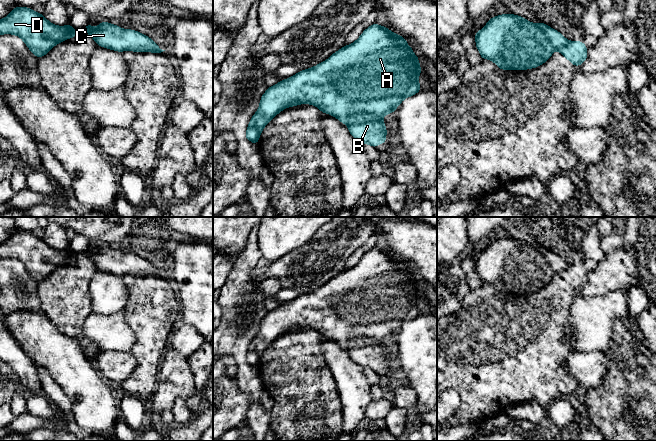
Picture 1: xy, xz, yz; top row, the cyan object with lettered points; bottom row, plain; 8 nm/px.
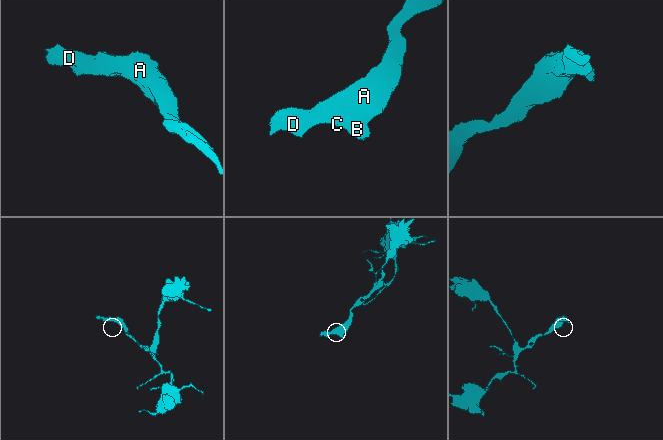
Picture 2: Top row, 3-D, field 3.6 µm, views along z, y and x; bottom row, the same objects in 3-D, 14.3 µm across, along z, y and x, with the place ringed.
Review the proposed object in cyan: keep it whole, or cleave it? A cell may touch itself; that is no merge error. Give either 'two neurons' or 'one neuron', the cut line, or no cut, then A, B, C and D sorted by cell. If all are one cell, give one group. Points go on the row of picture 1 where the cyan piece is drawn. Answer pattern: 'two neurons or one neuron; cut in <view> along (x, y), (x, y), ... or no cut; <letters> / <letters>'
two neurons; cut in xz along (382, 115), (371, 116), (362, 114), (354, 116), (347, 125); A C D / B

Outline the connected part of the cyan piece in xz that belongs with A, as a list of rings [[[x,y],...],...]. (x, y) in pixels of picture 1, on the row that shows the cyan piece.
[[[374,23],[355,42],[339,49],[326,61],[269,87],[262,95],[259,109],[252,116],[244,137],[257,144],[270,120],[285,108],[299,104],[314,105],[347,126],[352,118],[364,114],[381,117],[393,113],[405,98],[421,90],[418,80],[422,69],[407,43],[401,35]]]

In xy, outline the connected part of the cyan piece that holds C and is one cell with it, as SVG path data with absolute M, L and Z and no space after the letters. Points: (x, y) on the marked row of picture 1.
M101 21L101 24L92 27L90 24L83 28L100 47L118 52L147 48L159 50L158 45L148 36L130 29L122 29L117 25Z

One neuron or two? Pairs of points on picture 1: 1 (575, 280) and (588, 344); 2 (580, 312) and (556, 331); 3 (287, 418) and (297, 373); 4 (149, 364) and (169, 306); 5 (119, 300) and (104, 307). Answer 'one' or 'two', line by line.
1: two
2: two
3: one
4: one
5: one

